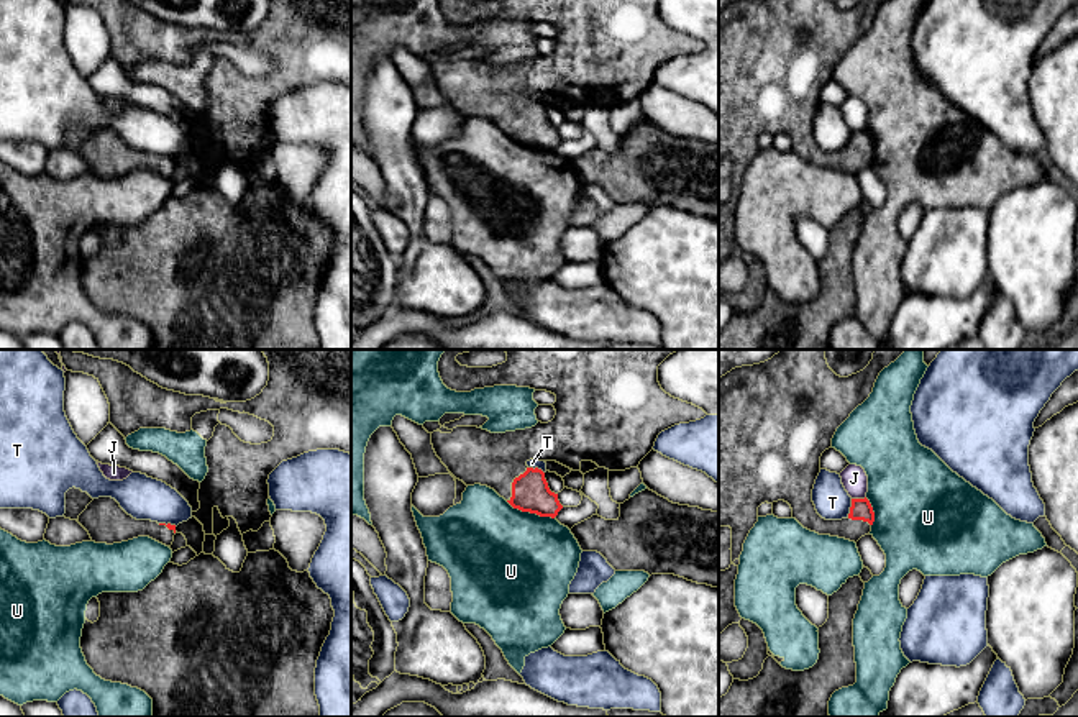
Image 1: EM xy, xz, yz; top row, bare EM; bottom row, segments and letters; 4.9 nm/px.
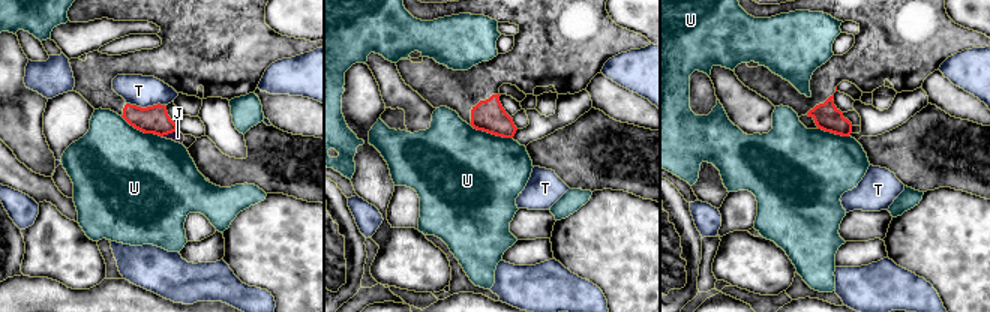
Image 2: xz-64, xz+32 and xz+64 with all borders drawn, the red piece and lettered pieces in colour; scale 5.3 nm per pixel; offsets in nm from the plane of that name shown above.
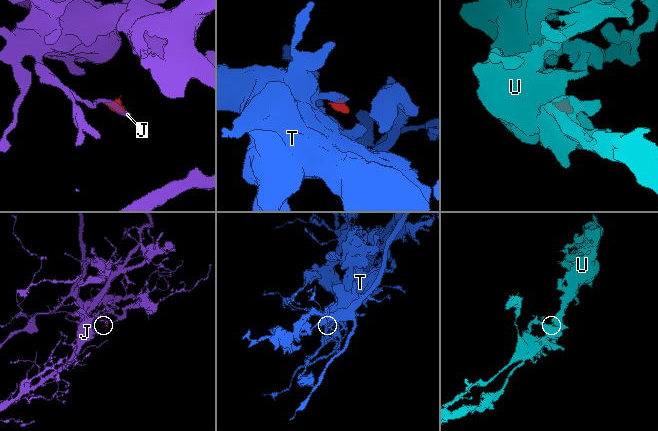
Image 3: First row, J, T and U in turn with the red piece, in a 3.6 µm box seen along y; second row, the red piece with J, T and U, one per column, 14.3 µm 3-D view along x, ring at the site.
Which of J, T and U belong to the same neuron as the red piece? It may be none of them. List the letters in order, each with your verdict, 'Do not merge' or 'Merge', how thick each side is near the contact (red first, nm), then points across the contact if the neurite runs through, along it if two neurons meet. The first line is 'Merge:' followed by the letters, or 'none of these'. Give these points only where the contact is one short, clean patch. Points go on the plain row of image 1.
Merge: none of these
J: Do not merge. Thickness 100 nm (red) against 130 nm. Boundary: yz (865, 128), (852, 132)
T: Do not merge. Thickness 100 nm (red) against 180 nm. Boundary: yz (852, 132), (847, 148)
U: Do not merge. Thickness 190 nm (red) against 500 nm. Boundary: xz (506, 133), (522, 143), (553, 151)

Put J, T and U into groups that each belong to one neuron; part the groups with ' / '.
J / T / U

